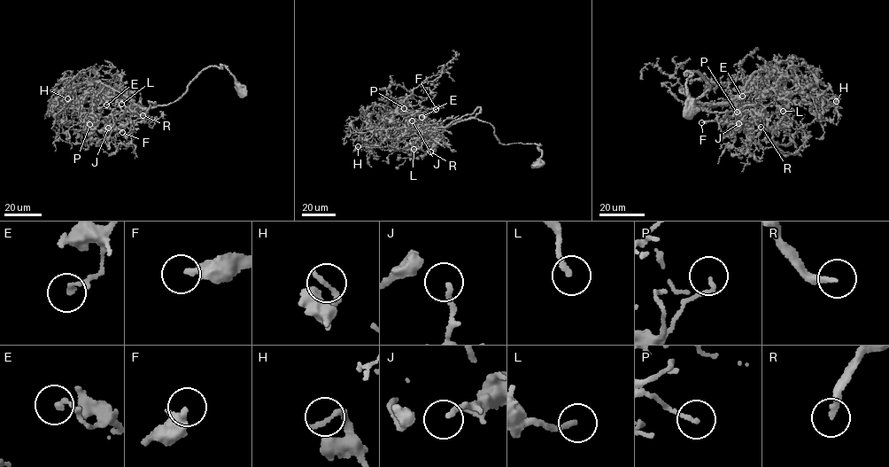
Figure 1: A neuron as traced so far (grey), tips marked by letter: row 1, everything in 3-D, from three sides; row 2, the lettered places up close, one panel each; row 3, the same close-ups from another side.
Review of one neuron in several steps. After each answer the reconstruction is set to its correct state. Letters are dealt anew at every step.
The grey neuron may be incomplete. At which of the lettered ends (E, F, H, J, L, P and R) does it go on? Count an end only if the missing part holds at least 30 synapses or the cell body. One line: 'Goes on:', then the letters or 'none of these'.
Goes on: R

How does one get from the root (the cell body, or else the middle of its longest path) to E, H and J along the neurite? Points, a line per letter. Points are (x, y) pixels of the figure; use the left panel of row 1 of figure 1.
E: (242, 90), (224, 66), (211, 66), (189, 83), (180, 98), (167, 105), (142, 108), (111, 89), (106, 105)
H: (242, 90), (223, 66), (208, 66), (180, 98), (133, 105), (128, 121), (108, 130), (73, 114), (67, 98)
J: (242, 90), (223, 66), (208, 66), (180, 98), (149, 108), (133, 105), (127, 121), (122, 118), (108, 128)

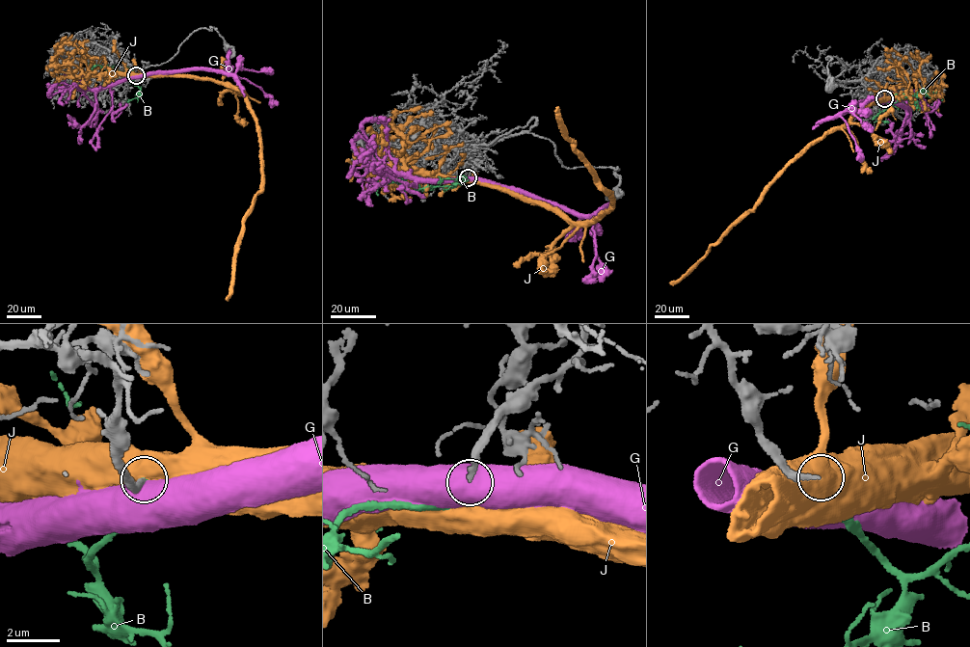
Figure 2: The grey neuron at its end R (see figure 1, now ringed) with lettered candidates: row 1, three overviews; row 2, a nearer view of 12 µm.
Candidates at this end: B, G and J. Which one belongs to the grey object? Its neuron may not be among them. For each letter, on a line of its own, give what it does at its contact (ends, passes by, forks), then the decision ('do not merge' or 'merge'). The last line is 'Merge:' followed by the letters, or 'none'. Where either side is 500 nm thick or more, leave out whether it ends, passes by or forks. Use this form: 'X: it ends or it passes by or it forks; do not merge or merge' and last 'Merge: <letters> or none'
B: it ends; merge
G: do not merge
J: do not merge
Merge: B

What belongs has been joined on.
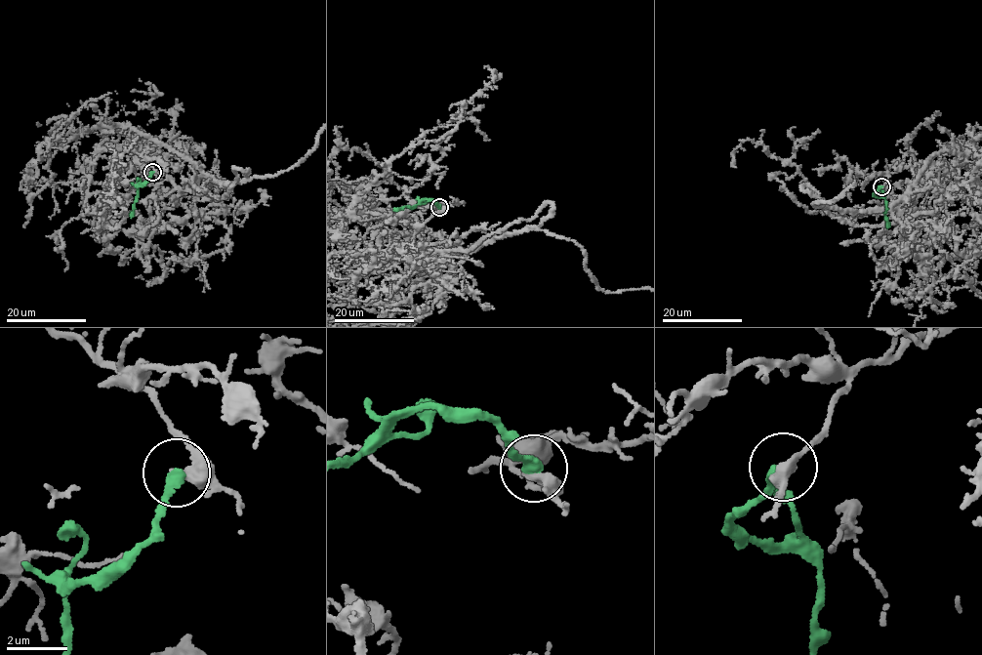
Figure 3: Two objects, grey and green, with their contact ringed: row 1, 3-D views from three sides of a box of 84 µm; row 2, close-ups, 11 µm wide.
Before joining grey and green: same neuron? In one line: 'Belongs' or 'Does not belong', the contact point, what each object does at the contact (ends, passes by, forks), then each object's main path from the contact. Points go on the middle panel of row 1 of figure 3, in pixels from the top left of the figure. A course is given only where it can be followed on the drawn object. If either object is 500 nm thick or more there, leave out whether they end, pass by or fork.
Does not belong. Place: (439, 207). At the ring grey passes by. At the ring green ends. Course of green: (439, 207), (424, 199), (411, 207), (394, 209)

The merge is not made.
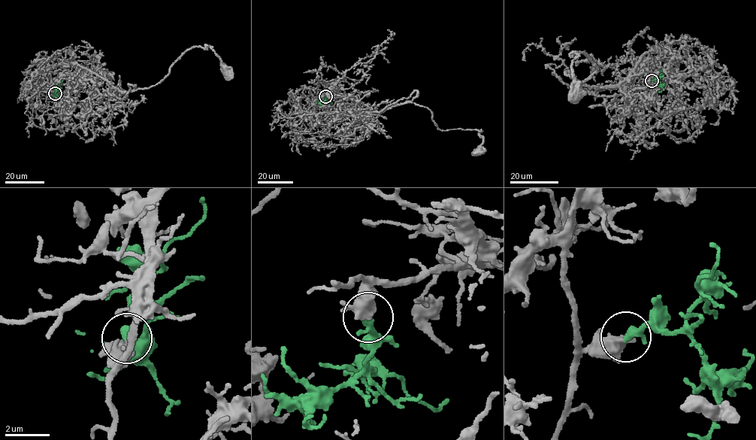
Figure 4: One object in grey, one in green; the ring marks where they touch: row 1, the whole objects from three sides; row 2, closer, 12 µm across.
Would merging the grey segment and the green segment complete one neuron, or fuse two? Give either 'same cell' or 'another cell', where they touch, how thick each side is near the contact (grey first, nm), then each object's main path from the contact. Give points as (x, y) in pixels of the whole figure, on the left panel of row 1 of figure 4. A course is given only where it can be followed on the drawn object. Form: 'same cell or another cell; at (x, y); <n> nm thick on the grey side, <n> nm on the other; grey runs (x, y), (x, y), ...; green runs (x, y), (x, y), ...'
same cell; at (55, 93); 400 nm thick on the grey side, 360 nm on the other; grey runs (55, 93), (58, 80), (83, 68), (122, 92), (147, 88), (164, 78), (186, 50), (206, 45), (228, 73); green runs (55, 93), (61, 81)

